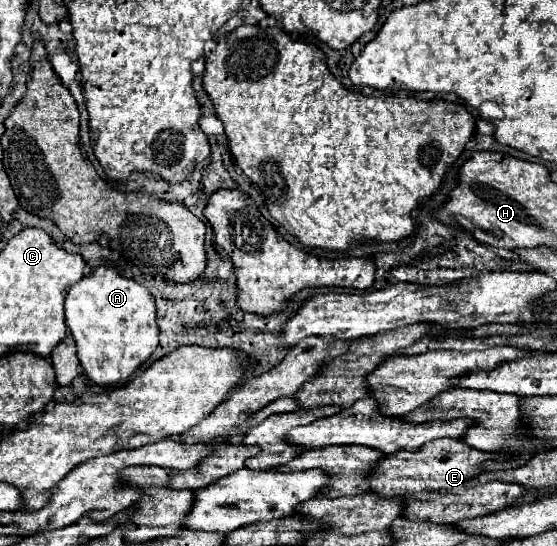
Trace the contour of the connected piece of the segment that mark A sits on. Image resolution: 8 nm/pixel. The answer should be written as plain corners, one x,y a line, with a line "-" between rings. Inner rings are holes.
99,266
69,288
65,298
65,320
77,344
83,372
99,386
129,380
159,346
153,296
135,280
129,280
107,266

